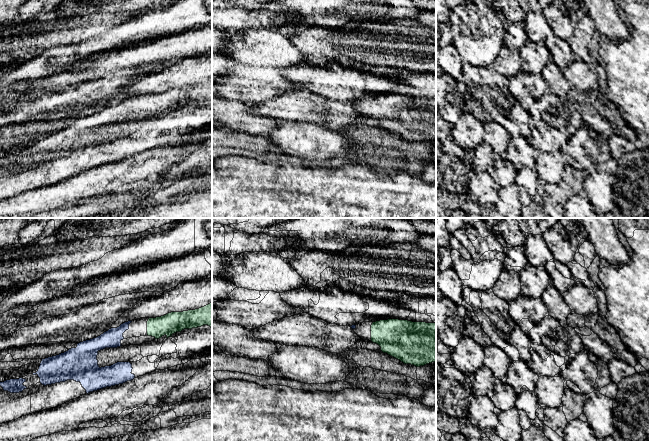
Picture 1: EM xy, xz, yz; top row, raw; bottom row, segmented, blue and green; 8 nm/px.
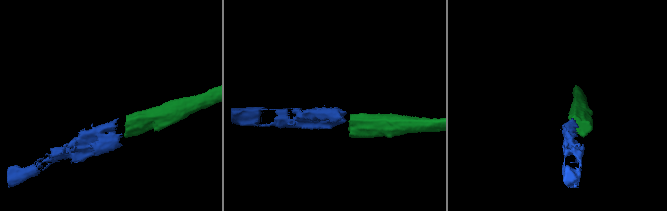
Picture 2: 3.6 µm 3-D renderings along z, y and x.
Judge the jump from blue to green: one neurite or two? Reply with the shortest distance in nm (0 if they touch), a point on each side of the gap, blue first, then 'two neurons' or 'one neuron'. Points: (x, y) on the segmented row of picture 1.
130 nm | xy (131, 321), (147, 321) | one neuron

